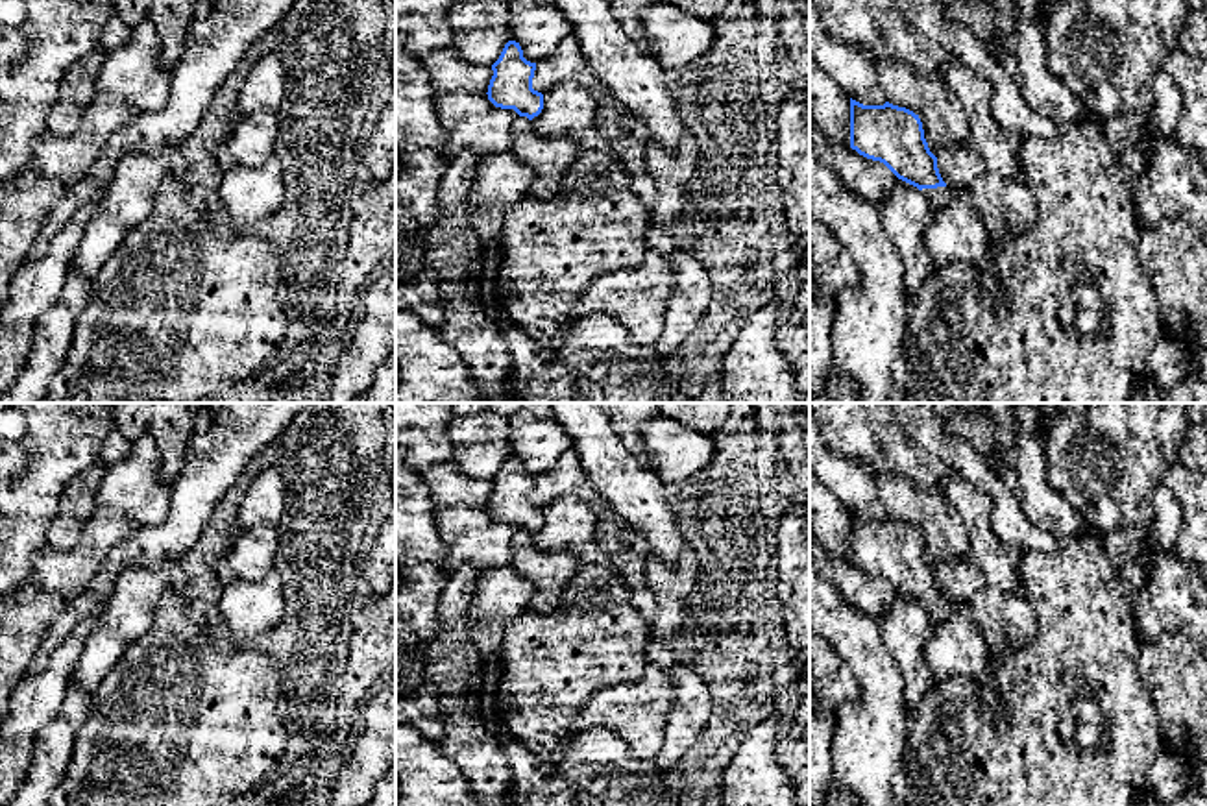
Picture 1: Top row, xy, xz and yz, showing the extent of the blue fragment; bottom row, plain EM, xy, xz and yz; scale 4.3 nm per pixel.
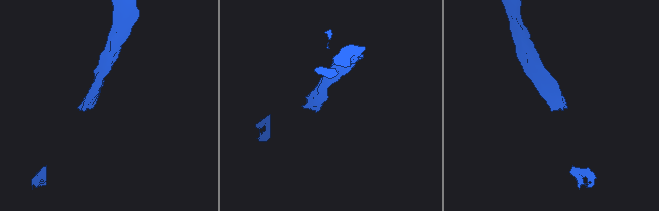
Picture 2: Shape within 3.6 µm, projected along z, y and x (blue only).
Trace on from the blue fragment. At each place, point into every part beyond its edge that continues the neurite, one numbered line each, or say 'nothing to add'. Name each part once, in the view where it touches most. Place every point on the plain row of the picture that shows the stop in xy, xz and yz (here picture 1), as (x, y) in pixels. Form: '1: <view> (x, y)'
1: yz (938, 612)

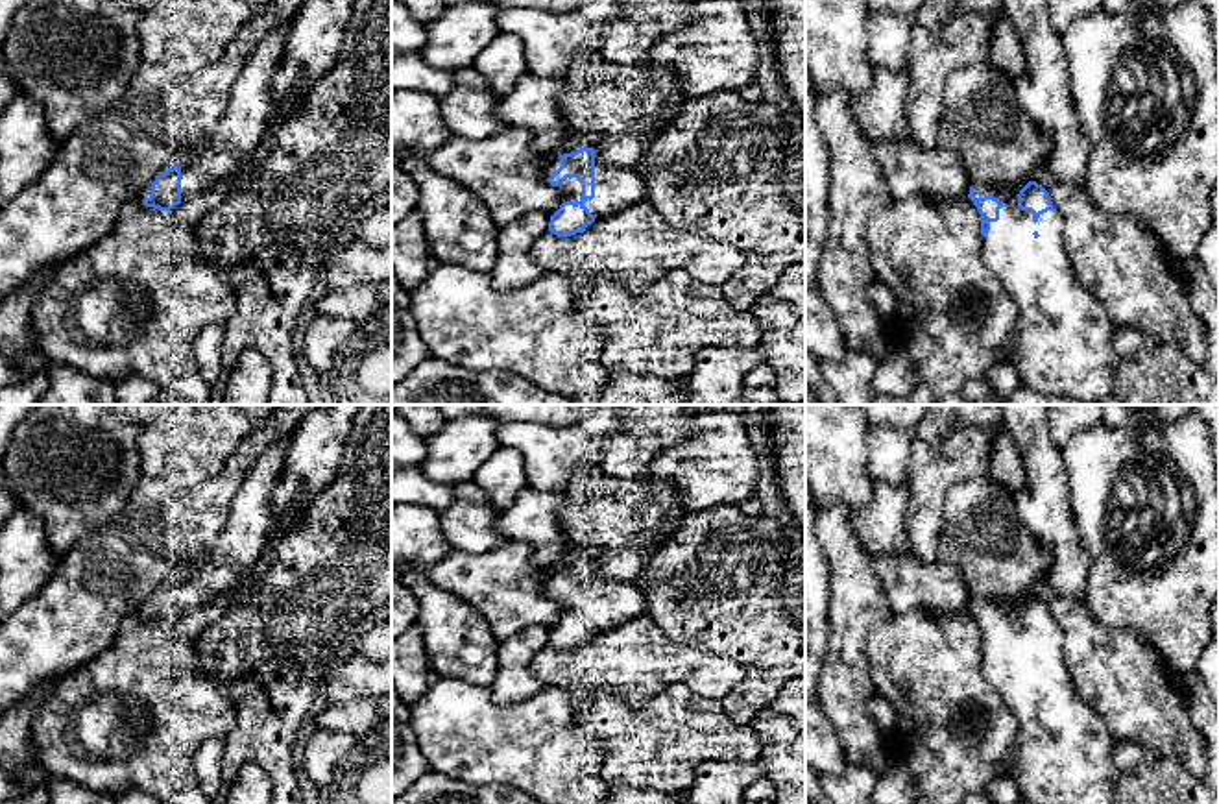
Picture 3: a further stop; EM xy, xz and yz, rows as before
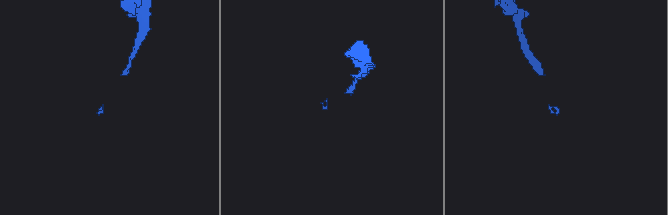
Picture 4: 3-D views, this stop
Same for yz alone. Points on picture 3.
1: yz (1062, 755)

